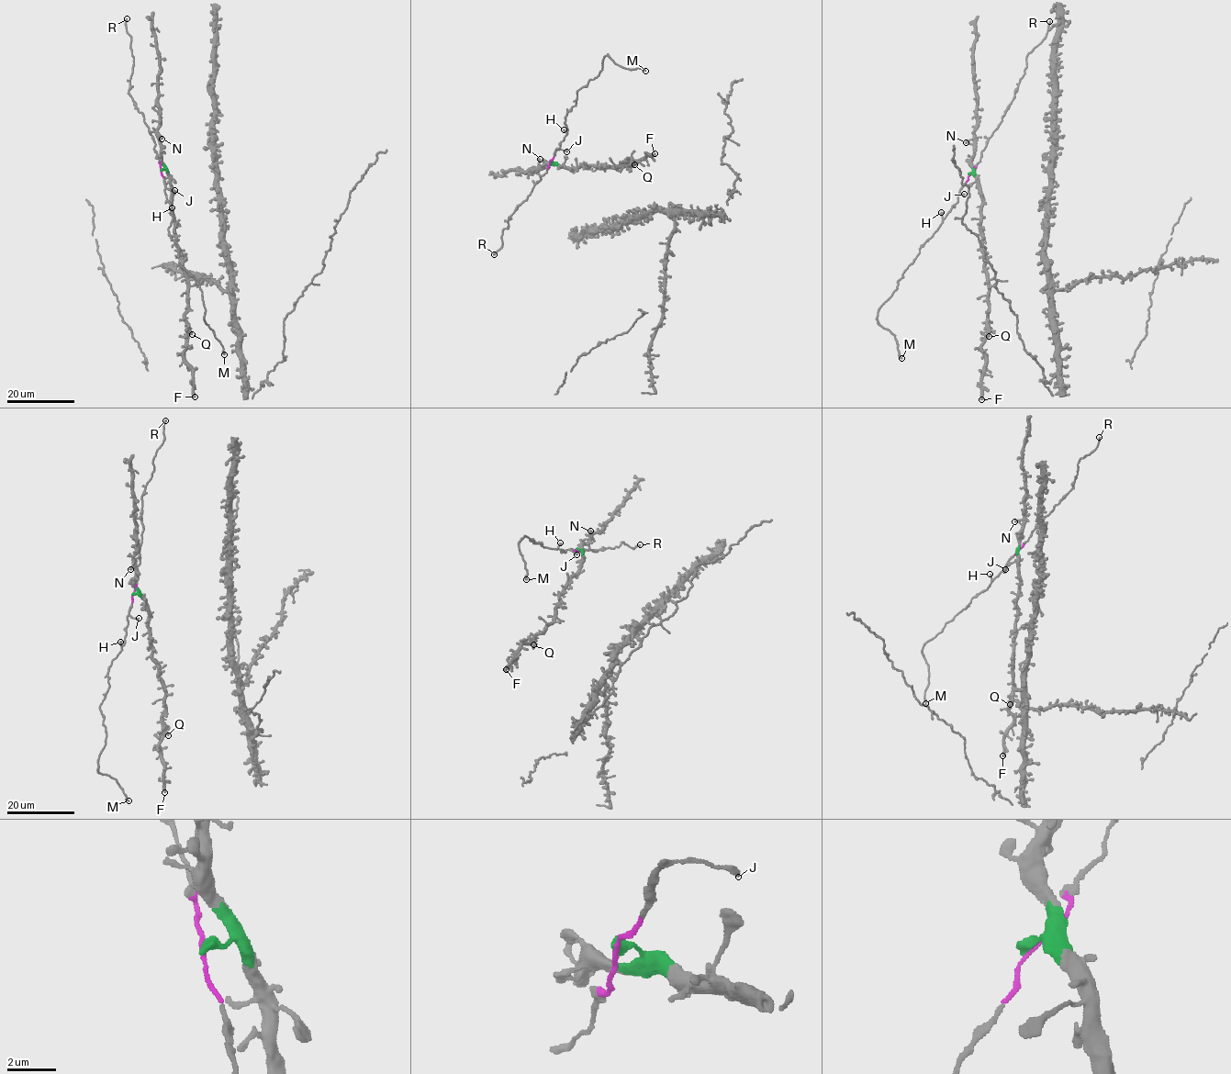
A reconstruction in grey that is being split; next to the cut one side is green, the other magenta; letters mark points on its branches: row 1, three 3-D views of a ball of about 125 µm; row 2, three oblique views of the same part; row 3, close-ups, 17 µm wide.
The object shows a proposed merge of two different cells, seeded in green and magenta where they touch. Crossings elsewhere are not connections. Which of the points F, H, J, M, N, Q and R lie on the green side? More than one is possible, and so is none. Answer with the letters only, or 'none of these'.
F, N, Q

